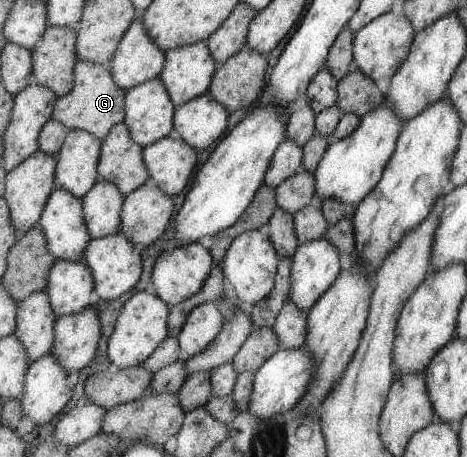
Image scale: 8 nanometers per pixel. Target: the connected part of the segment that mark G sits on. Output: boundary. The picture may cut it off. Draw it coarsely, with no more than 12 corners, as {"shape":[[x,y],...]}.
{"shape":[[80,60],[54,119],[101,140],[125,121],[108,64]]}

